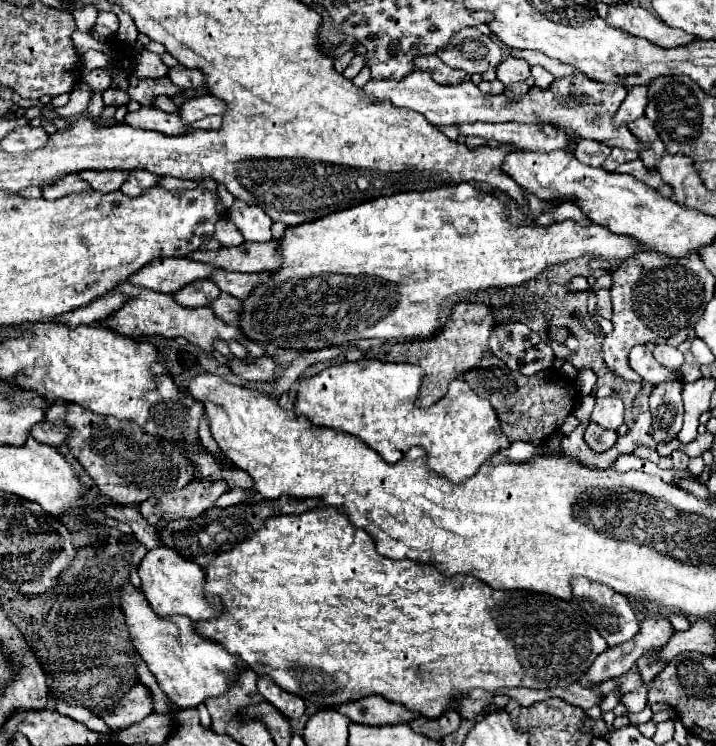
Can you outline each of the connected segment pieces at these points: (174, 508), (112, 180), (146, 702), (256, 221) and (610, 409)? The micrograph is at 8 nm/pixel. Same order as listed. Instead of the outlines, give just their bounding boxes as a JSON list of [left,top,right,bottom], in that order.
[[140,480,226,528],[80,170,128,194],[98,684,154,730],[228,200,272,242],[590,392,624,430]]

